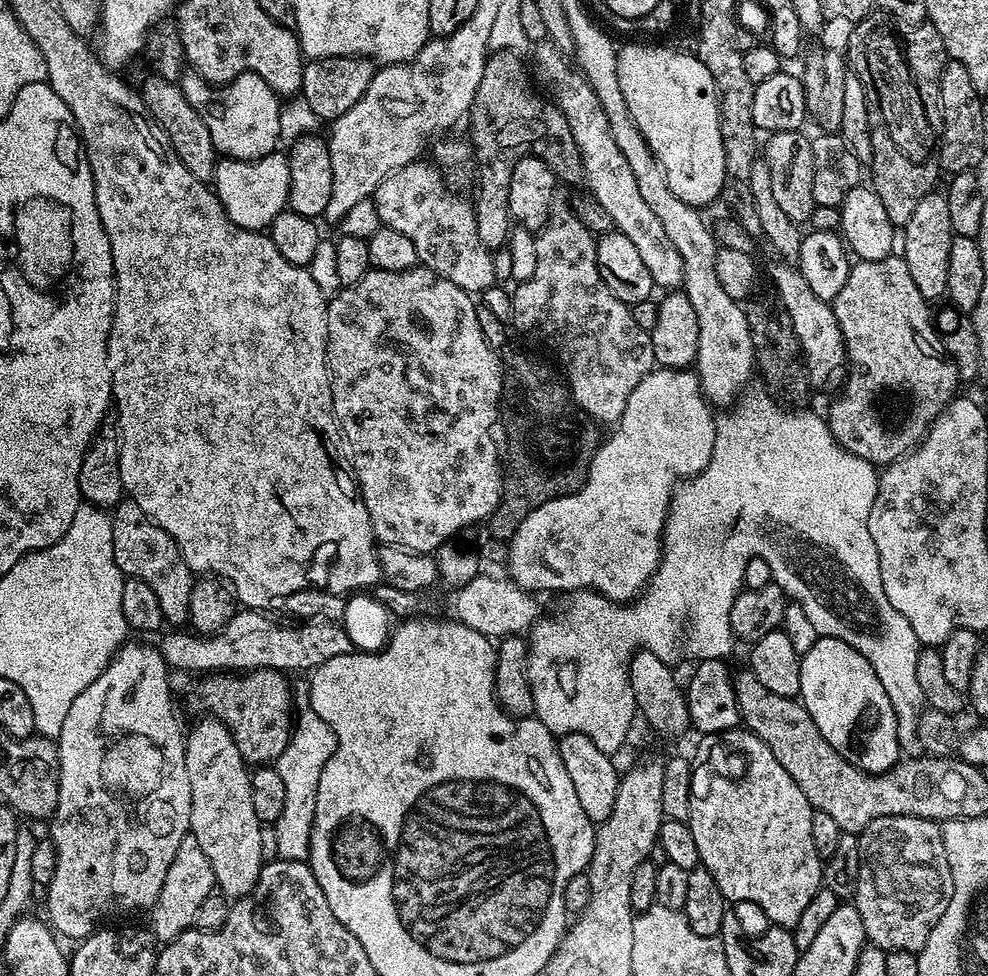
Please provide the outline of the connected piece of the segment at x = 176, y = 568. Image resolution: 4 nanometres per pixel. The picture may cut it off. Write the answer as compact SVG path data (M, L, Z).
M123 499L111 513L114 530L114 558L125 577L141 580L154 590L162 606L165 621L172 626L180 626L188 619L190 590L194 583L194 573L182 558L174 538L162 530L133 500Z

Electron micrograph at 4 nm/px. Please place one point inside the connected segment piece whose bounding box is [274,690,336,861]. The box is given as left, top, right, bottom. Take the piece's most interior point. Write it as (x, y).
(312, 744)

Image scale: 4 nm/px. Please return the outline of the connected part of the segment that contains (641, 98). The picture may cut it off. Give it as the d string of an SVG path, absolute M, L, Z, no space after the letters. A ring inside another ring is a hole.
M628 44L617 51L618 58L618 86L622 88L622 98L626 98L626 106L630 110L630 118L642 132L642 138L646 140L657 162L662 166L666 178L670 182L670 190L682 198L692 208L697 210L713 204L715 200L721 199L726 188L728 175L726 174L726 150L722 146L722 130L720 129L720 98L716 94L716 83L714 78L710 78L710 70L700 61L699 56L691 51L679 52L676 48L659 48L656 44Z

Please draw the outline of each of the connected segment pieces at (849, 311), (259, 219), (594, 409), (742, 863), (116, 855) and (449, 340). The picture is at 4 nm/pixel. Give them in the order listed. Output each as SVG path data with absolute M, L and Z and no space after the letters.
M890 255L881 260L861 260L853 263L848 269L846 286L842 286L842 290L838 293L835 300L831 301L830 305L837 318L838 326L841 328L841 338L844 340L848 381L845 382L844 389L840 392L840 397L833 402L832 409L826 412L828 429L834 434L837 442L850 454L854 454L858 458L862 458L866 462L877 466L887 466L900 459L900 457L907 456L924 439L925 434L928 433L928 427L932 425L936 415L957 395L956 384L958 385L958 377L956 364L948 356L947 350L944 348L941 335L937 332L934 323L933 309L930 307L929 301L925 300L924 295L918 290L918 286L914 286L914 278L910 278L908 261L905 259Z
M277 150L252 161L221 159L216 166L214 191L226 214L235 224L243 228L267 229L274 222L274 218L278 218L278 214L288 208L288 157L283 151Z
M567 199L553 200L546 226L535 233L535 237L538 262L534 265L534 274L519 281L516 288L511 289L511 327L515 331L517 328L526 339L537 340L542 347L549 348L556 355L555 363L568 385L568 391L572 393L572 401L583 415L601 425L615 425L626 410L626 402L634 386L638 386L638 382L642 382L642 378L646 378L646 374L656 364L651 335L642 330L638 322L634 322L631 307L620 301L610 290L610 286L602 282L602 274L596 261L597 237L575 216Z
M737 726L731 728L729 732L713 732L705 735L701 740L704 741L697 746L696 760L694 756L692 764L690 814L686 821L698 848L700 864L712 875L714 882L718 882L718 890L722 890L725 901L745 900L748 904L757 904L764 911L769 925L791 930L795 928L798 918L802 918L807 904L810 903L810 898L814 898L814 894L822 886L822 861L818 850L814 850L814 838L810 834L813 806L806 798L806 794L802 794L802 790L798 790L798 782L794 782L794 778L790 778L790 774L786 774L786 770L782 770L782 762L778 762L778 758L774 758L774 754L770 754L770 746L766 746L766 742L759 740L754 733Z
M129 643L120 649L112 661L74 698L74 706L70 706L66 714L66 722L62 722L62 730L58 737L60 750L60 785L58 786L58 806L56 815L51 817L52 833L50 839L56 848L56 869L54 878L46 885L48 892L48 916L46 920L49 925L61 937L76 936L80 938L85 935L86 930L91 929L95 920L103 916L112 916L115 912L136 912L139 908L150 910L162 894L162 886L166 882L166 873L170 870L170 862L174 862L174 854L178 854L178 846L182 838L190 835L190 777L186 774L186 754L184 753L185 733L180 733L180 724L176 721L176 712L172 709L174 693L168 685L170 669L163 656L155 647L139 648L138 645Z
M417 266L417 267L414 267L414 268L407 268L407 269L406 269L406 270L402 270L402 271L401 271L401 272L391 272L391 271L390 271L390 270L382 270L382 269L381 269L381 268L372 268L372 269L371 269L371 270L370 270L370 271L369 271L369 272L367 272L367 273L366 273L366 274L365 274L365 276L364 276L364 277L363 277L363 278L362 278L362 279L361 279L361 280L359 280L359 281L358 281L358 282L354 282L354 283L353 283L353 284L349 284L349 285L347 285L347 286L344 286L344 287L341 287L341 289L340 289L340 291L339 291L339 292L338 292L338 293L337 293L337 294L336 294L336 295L335 295L335 296L333 296L333 297L331 297L331 299L329 299L329 300L328 300L328 341L327 341L327 342L326 342L326 354L327 354L327 355L328 355L328 377L329 377L329 378L330 378L330 379L331 379L331 380L332 380L332 410L333 410L333 412L335 412L335 414L336 414L336 418L337 418L337 421L338 421L338 423L339 423L339 425L340 425L340 427L341 427L341 429L342 429L342 436L343 436L343 439L344 439L344 440L345 440L345 441L346 441L346 448L347 448L347 451L348 451L348 452L349 452L349 453L350 453L350 471L351 471L351 473L352 473L352 475L353 475L353 476L355 476L355 477L356 477L356 486L357 486L357 488L359 488L359 490L360 490L360 497L361 497L361 498L363 498L363 499L364 499L364 505L365 505L365 506L366 506L366 510L367 510L367 511L368 511L368 513L369 513L369 514L370 514L370 522L371 522L371 523L372 523L372 535L373 535L373 536L375 536L375 537L376 537L376 539L377 539L377 541L379 541L379 543L380 543L380 544L381 544L381 545L385 545L385 544L392 544L392 545L394 545L394 547L395 547L395 548L408 548L408 549L409 549L409 550L411 550L411 552L427 552L427 553L429 553L429 554L432 554L432 553L435 553L435 552L436 552L436 551L437 551L437 550L439 550L439 549L441 549L441 548L443 548L443 547L444 547L444 545L445 545L445 544L447 544L447 543L449 543L449 541L451 541L451 540L452 540L452 539L453 539L453 537L455 537L455 536L452 536L452 535L454 535L454 534L455 534L455 532L460 532L460 531L462 531L462 530L463 530L463 528L468 528L468 527L470 527L470 526L471 526L471 524L476 524L476 523L478 523L478 522L479 522L479 520L480 520L480 523L481 523L481 522L484 522L484 521L487 521L487 519L488 519L488 517L489 517L489 516L491 516L491 514L492 514L492 511L493 511L493 510L494 510L494 509L495 509L495 508L496 508L496 507L498 507L498 506L499 506L499 504L500 504L500 494L501 494L501 492L503 492L503 491L504 491L504 478L503 478L503 475L502 475L502 468L501 468L501 464L502 464L502 456L501 456L501 453L500 453L500 452L499 452L499 451L498 451L498 444L497 444L497 448L496 448L496 440L495 440L495 438L494 438L494 437L492 437L492 423L494 423L494 422L495 422L495 420L496 420L496 419L498 419L498 418L499 418L499 419L501 419L501 416L502 416L502 397L503 397L503 395L504 395L504 373L505 373L505 369L504 369L504 368L503 368L503 367L502 367L502 360L501 360L501 357L500 357L500 356L499 356L499 355L498 355L498 352L497 352L497 349L494 349L494 348L491 348L491 347L490 347L490 345L489 345L489 344L488 344L488 343L487 343L487 342L486 342L486 337L484 337L484 335L482 335L482 326L478 326L478 314L477 314L477 313L476 313L476 310L477 310L477 307L478 307L478 304L477 304L477 301L476 301L476 302L474 302L474 301L472 301L472 300L475 300L475 299L473 299L473 297L472 297L472 296L471 296L471 295L470 295L470 293L469 293L469 292L467 292L467 291L466 291L466 290L462 290L462 289L461 289L461 288L459 288L459 287L458 287L458 286L454 286L454 282L450 282L450 281L449 281L449 280L447 280L447 279L446 279L446 278L442 278L442 277L441 277L441 276L439 276L439 275L438 275L438 274L434 274L434 273L433 273L433 272L432 272L432 271L431 271L431 270L429 270L429 268L426 268L426 267L423 267L423 266Z

